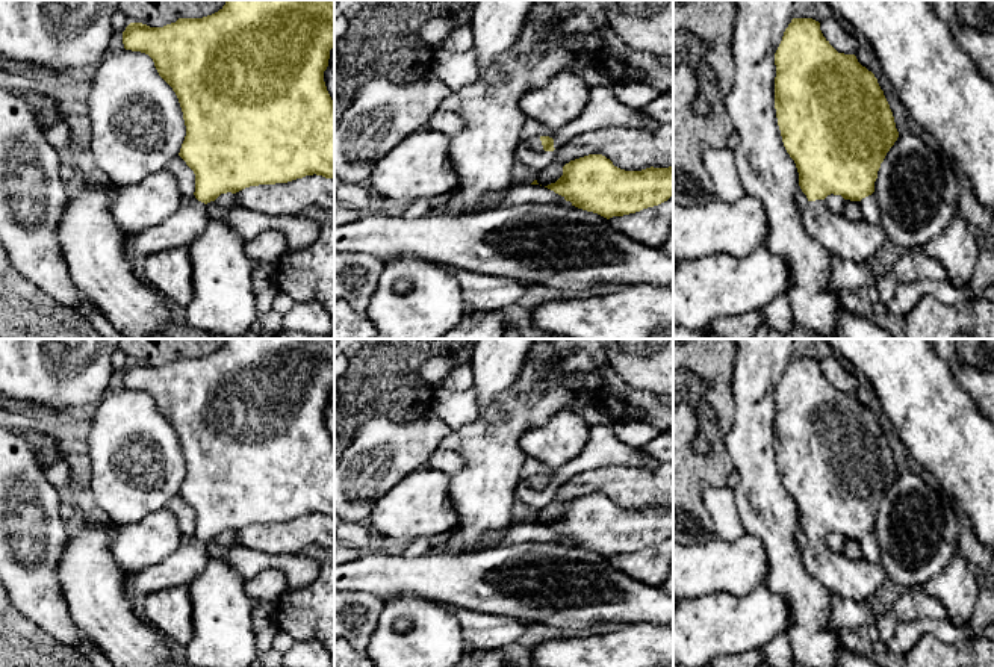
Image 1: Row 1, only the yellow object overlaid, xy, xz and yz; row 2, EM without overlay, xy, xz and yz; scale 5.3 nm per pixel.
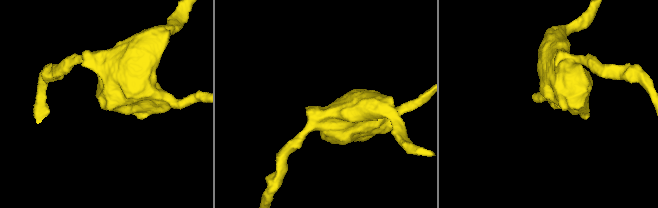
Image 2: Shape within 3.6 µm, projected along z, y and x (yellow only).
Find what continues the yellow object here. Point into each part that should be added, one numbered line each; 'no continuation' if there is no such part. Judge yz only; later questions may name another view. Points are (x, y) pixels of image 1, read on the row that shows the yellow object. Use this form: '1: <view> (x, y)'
1: yz (857, 241)

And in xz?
1: xz (534, 142)

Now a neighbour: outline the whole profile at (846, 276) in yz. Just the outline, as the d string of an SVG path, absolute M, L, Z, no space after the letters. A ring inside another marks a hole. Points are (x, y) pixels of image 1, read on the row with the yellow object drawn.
M832 256L828 287L841 295L843 292L867 289L868 284L876 283L876 277L878 269L874 260L852 262Z

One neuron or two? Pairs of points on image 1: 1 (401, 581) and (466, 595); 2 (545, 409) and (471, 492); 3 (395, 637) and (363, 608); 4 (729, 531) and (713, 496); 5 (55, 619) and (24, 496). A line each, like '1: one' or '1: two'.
1: one
2: one
3: two
4: one
5: one

